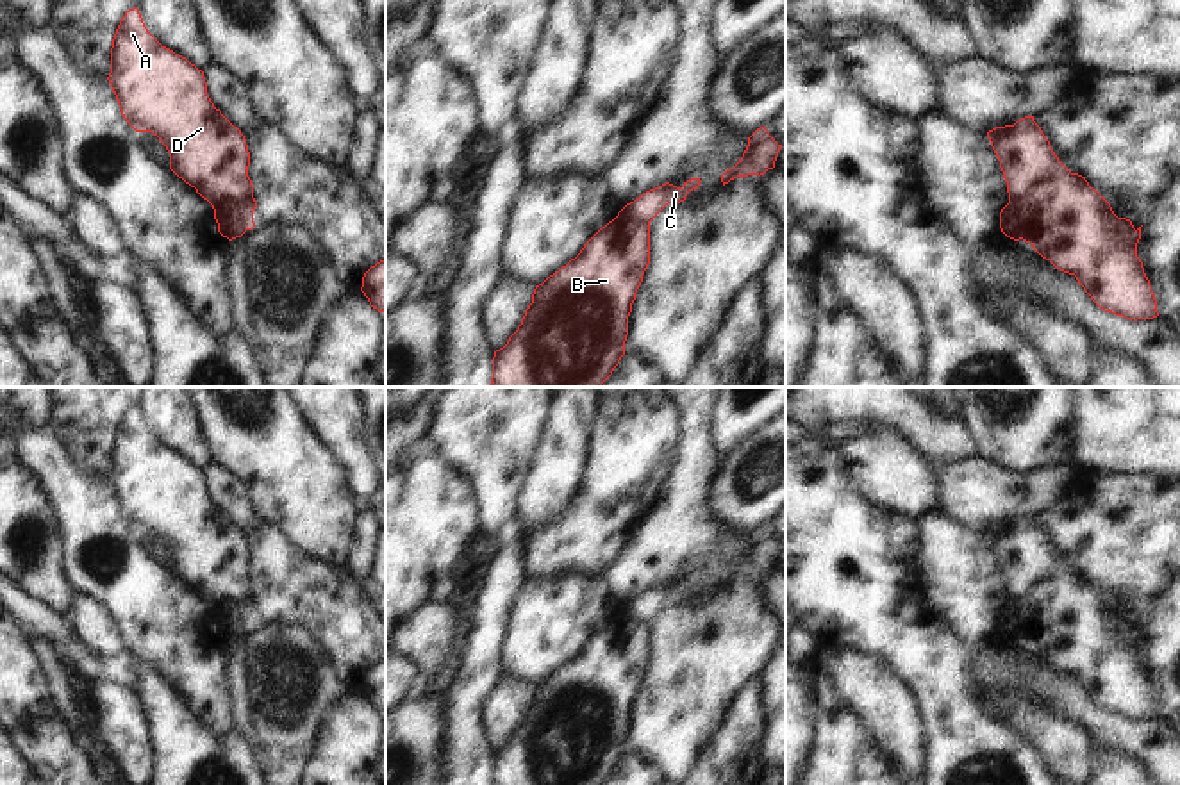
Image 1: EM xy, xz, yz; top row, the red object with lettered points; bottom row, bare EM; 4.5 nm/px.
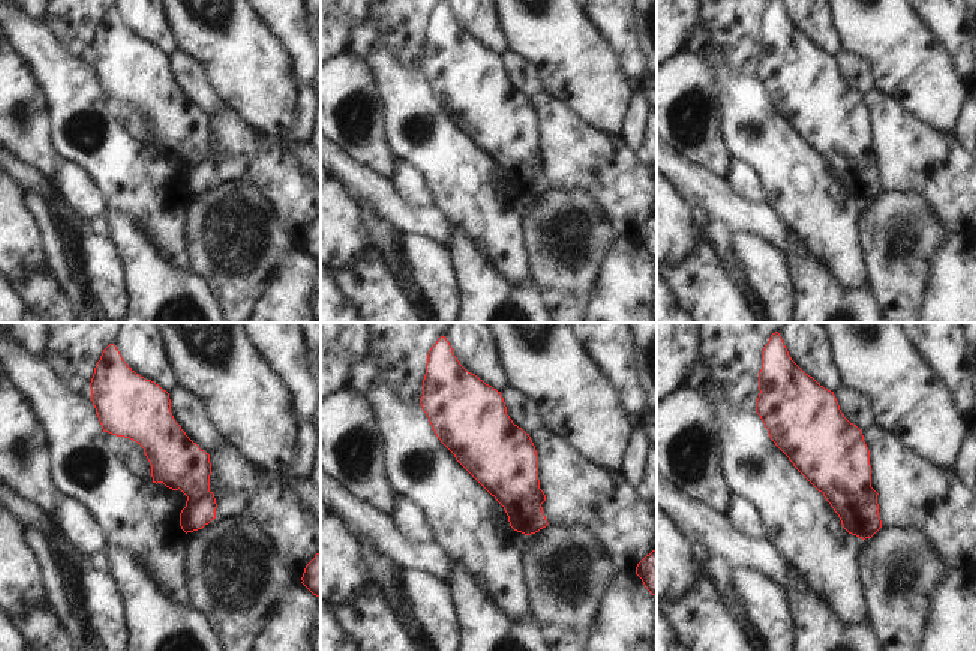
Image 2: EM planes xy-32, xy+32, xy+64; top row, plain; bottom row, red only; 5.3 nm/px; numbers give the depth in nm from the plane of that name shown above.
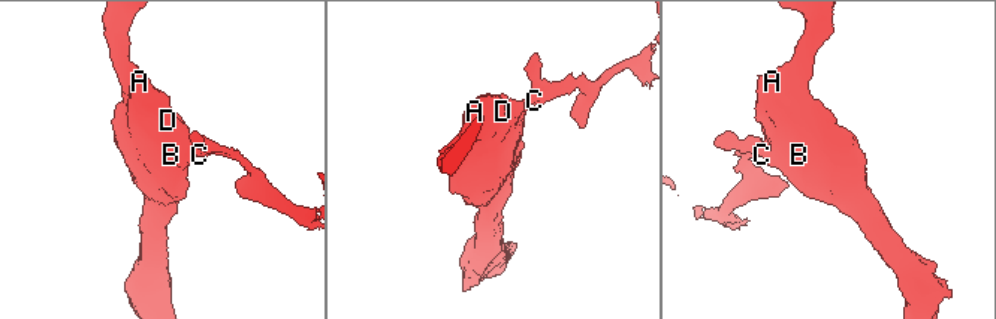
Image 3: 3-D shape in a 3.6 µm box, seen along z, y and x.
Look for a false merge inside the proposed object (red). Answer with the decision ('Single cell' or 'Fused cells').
Fused cells.

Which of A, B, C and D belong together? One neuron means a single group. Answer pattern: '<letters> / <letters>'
A B D / C

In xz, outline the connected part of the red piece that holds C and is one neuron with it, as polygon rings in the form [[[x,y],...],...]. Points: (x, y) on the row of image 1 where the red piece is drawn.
[[[691,178],[684,182],[682,187],[666,182],[643,193],[639,198],[627,203],[619,212],[630,219],[650,223],[668,203],[684,202],[693,189],[698,189],[700,182],[700,178]]]

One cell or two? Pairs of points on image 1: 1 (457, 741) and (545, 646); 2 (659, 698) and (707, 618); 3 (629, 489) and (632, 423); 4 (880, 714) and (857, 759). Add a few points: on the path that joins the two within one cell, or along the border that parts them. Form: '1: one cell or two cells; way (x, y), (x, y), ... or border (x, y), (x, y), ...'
1: two cells; border (504, 632), (500, 646), (502, 675)
2: one cell; way (679, 678), (704, 652), (704, 637)
3: one cell; way (629, 473), (632, 439)
4: two cells; border (843, 702), (893, 766)

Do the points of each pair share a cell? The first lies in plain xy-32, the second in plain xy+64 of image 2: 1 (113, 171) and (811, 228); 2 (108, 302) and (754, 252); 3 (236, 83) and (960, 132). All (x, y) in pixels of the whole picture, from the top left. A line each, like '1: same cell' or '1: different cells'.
1: same cell
2: same cell
3: different cells

